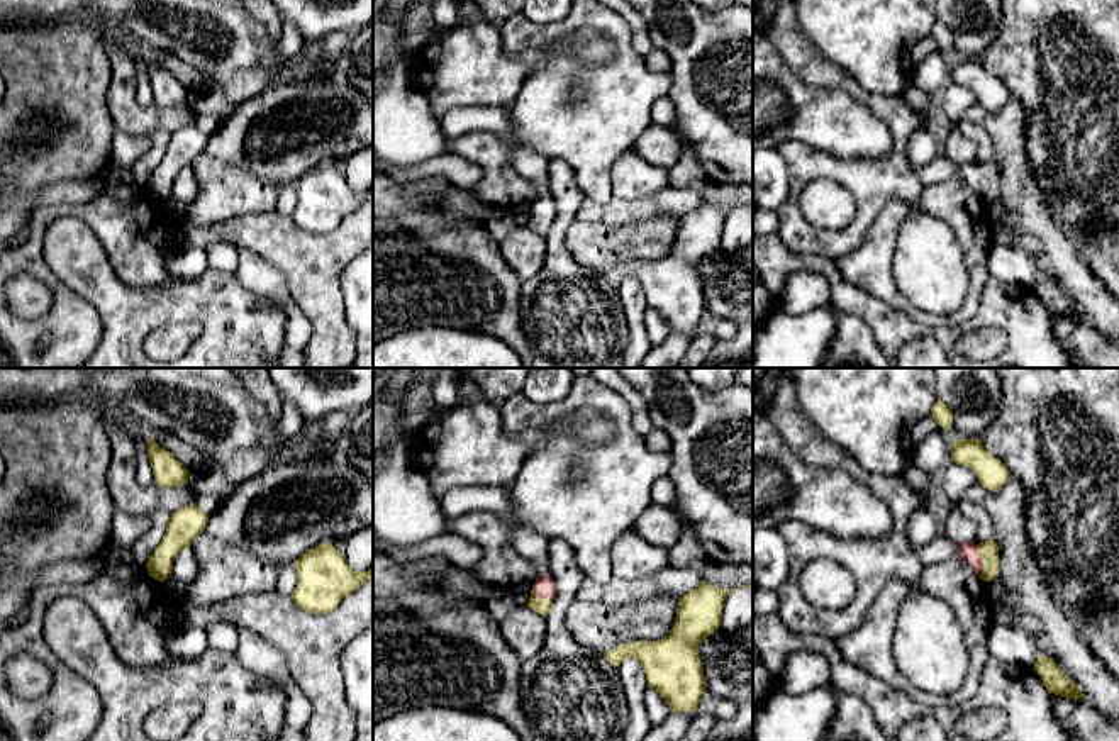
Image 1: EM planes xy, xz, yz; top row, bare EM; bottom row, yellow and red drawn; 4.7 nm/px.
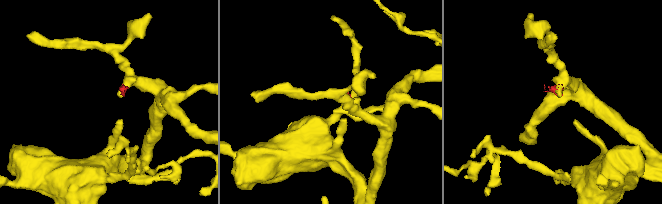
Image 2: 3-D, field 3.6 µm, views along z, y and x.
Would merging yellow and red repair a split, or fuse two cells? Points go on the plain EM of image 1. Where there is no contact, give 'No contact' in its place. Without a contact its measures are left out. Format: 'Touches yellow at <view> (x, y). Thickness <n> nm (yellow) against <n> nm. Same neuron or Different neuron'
Touches yellow at yz (984, 180). Thickness 90 nm (yellow) against 90 nm. Same neuron

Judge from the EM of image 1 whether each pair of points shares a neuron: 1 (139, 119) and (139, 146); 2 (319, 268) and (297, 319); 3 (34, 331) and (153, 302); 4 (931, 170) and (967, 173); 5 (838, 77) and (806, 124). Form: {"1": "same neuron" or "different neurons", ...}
{"1": "different neurons", "2": "different neurons", "3": "different neurons", "4": "same neuron", "5": "different neurons"}

